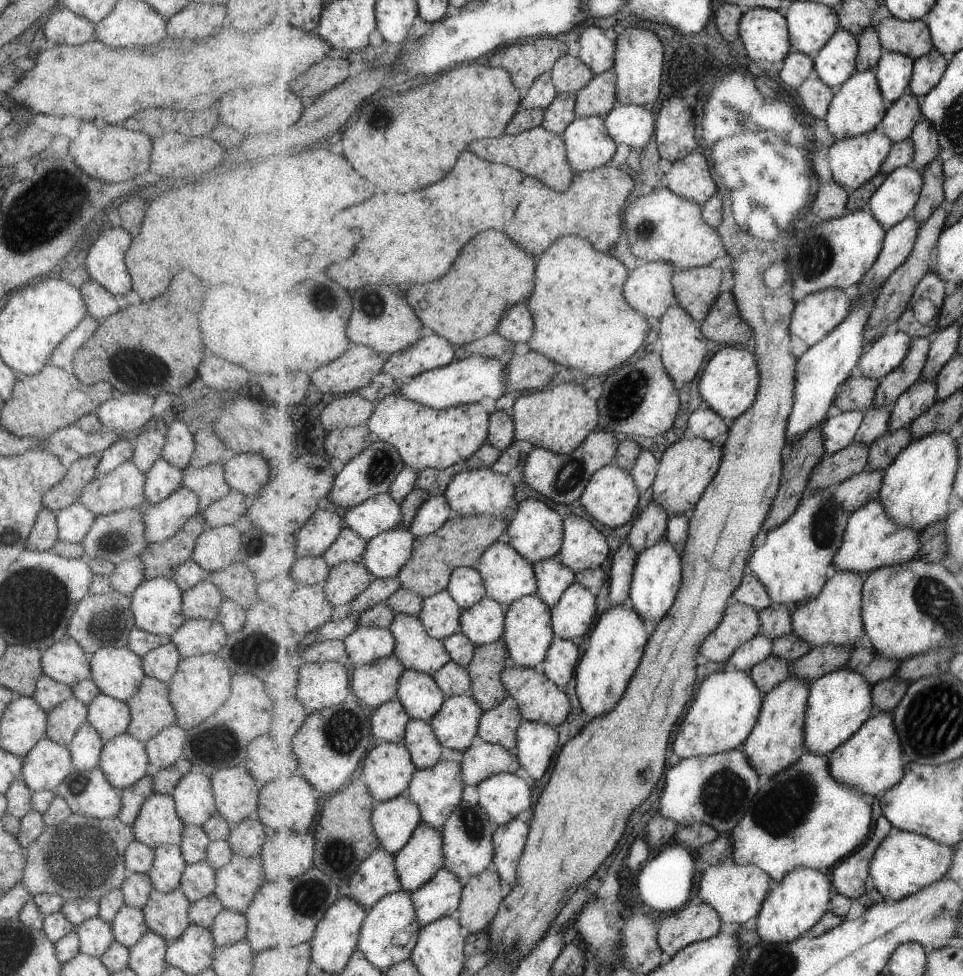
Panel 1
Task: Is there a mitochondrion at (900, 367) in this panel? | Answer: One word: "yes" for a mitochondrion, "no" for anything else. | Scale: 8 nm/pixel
no

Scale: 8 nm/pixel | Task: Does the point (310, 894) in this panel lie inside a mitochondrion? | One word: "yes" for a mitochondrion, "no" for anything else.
yes

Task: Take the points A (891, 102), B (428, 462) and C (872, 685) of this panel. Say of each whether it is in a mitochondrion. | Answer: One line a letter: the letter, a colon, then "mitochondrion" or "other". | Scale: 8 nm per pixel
A: other
B: other
C: other

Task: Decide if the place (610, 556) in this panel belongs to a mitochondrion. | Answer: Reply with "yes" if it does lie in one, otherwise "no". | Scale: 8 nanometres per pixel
no

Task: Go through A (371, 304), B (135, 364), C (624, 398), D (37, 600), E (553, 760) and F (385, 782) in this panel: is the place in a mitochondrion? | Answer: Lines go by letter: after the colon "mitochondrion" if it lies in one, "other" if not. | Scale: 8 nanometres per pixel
A: mitochondrion
B: mitochondrion
C: mitochondrion
D: mitochondrion
E: other
F: other

